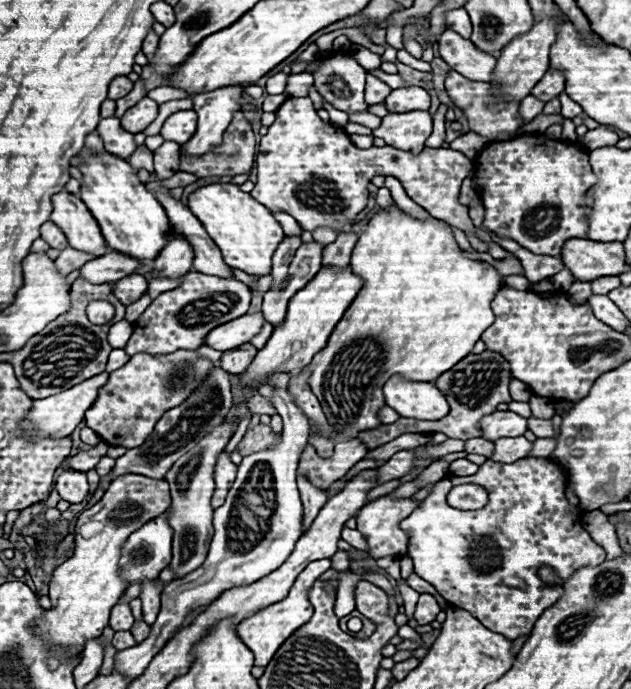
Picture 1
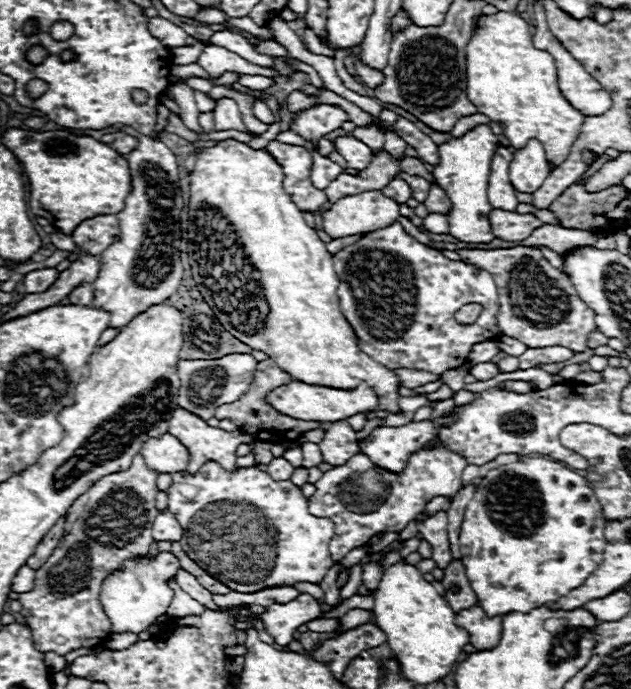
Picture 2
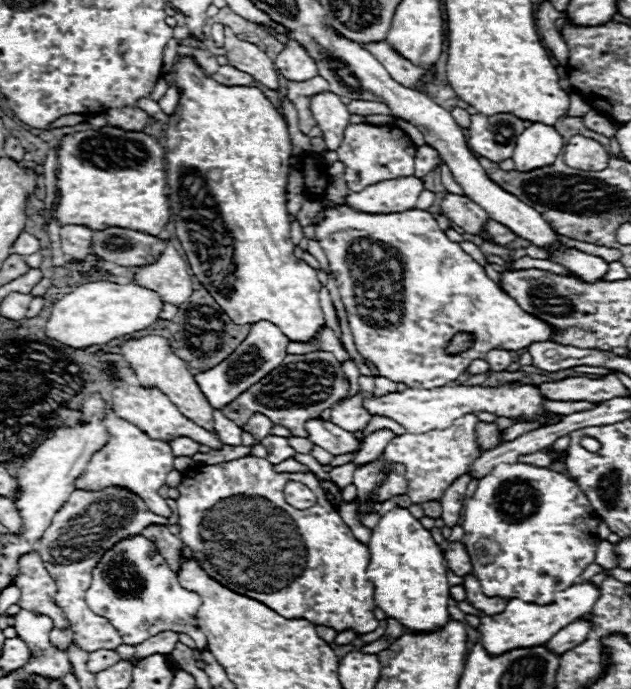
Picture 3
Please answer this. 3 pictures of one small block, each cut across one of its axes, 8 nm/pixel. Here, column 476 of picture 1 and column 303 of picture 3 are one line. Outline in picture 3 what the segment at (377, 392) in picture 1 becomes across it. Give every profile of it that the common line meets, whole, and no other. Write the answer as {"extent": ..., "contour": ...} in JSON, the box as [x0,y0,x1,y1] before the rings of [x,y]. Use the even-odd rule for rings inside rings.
{"extent":[165,56,324,342],"contour":[[[182,56],[176,62],[172,82],[180,88],[180,100],[165,131],[170,210],[194,276],[222,310],[226,310],[232,322],[254,324],[268,320],[294,342],[310,340],[324,326],[324,314],[318,302],[322,284],[316,278],[316,270],[294,256],[294,244],[290,242],[284,190],[292,142],[284,118],[262,90],[254,86],[218,84],[202,72],[192,56]]]}

